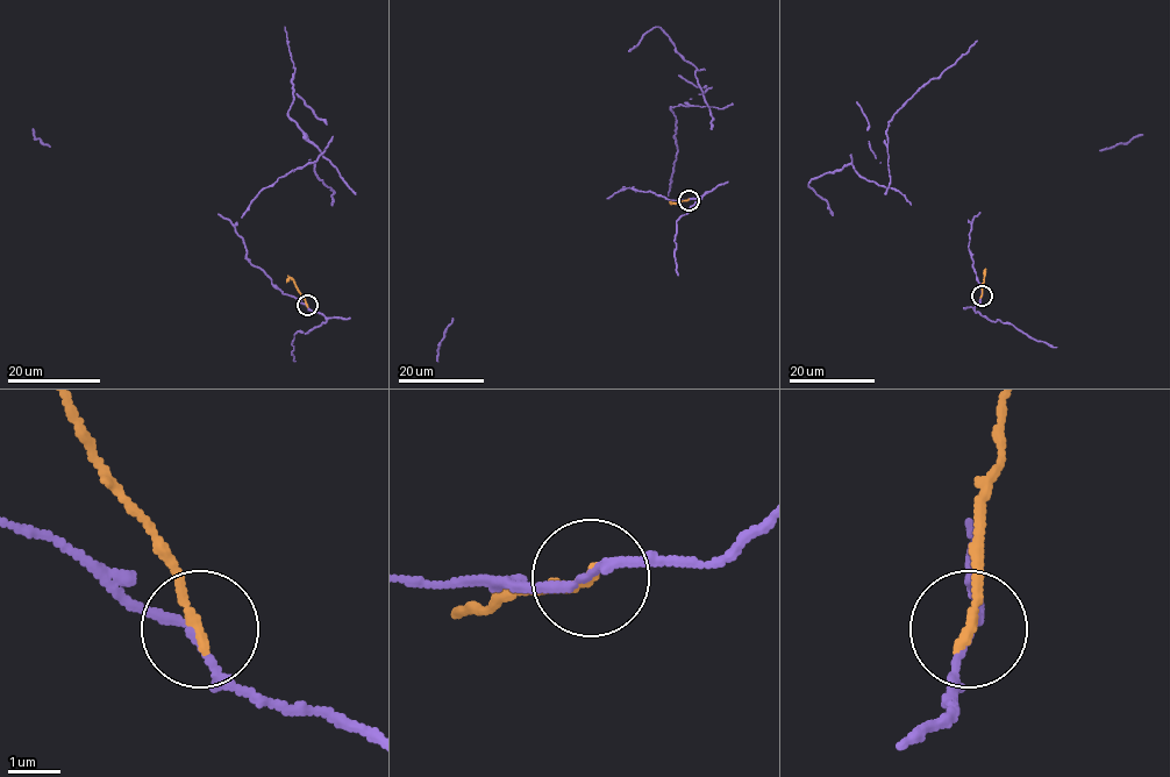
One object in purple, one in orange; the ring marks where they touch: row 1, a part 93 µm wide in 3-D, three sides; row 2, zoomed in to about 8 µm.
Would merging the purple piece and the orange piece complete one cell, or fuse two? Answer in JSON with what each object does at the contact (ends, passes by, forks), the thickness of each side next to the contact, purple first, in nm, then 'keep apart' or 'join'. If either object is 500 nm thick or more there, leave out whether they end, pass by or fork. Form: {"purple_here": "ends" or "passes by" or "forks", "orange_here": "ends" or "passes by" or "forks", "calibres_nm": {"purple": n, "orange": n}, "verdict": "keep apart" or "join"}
{"purple_here": "passes by", "orange_here": "ends", "calibres_nm": {"purple": 150, "orange": 200}, "verdict": "keep apart"}

